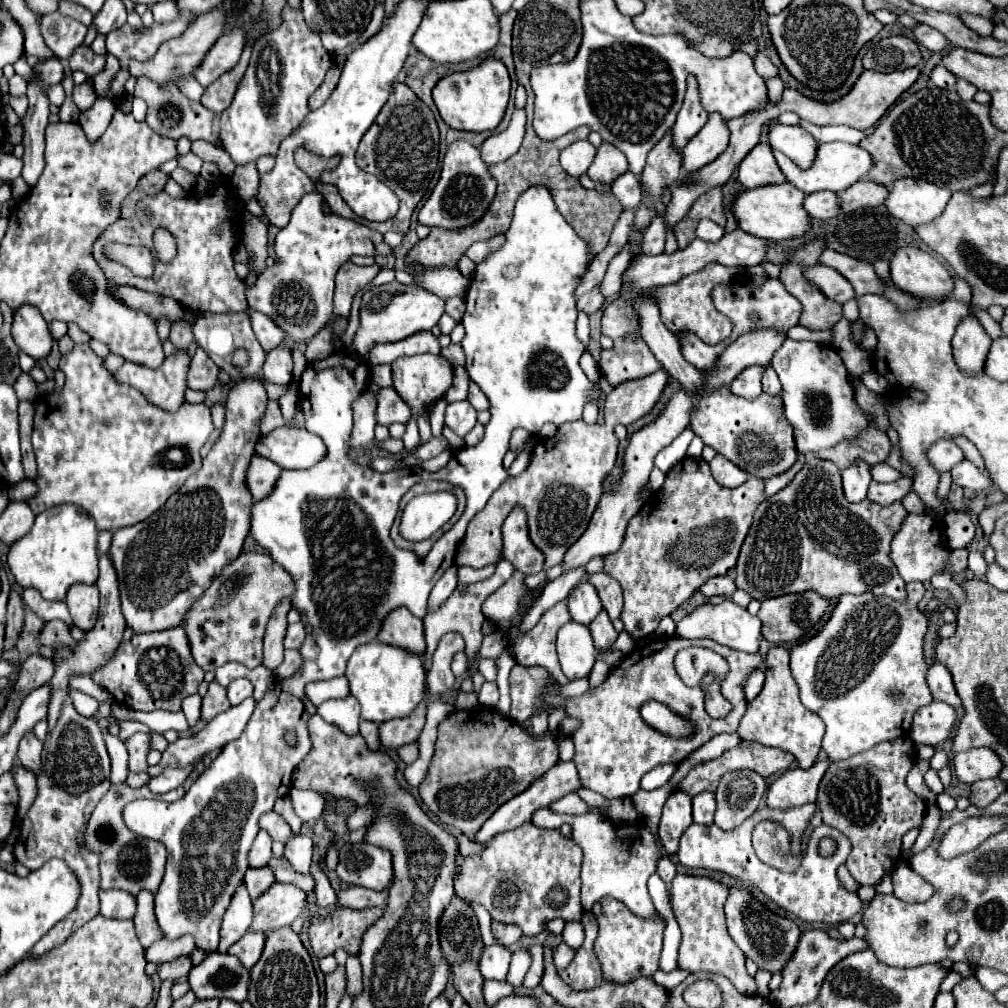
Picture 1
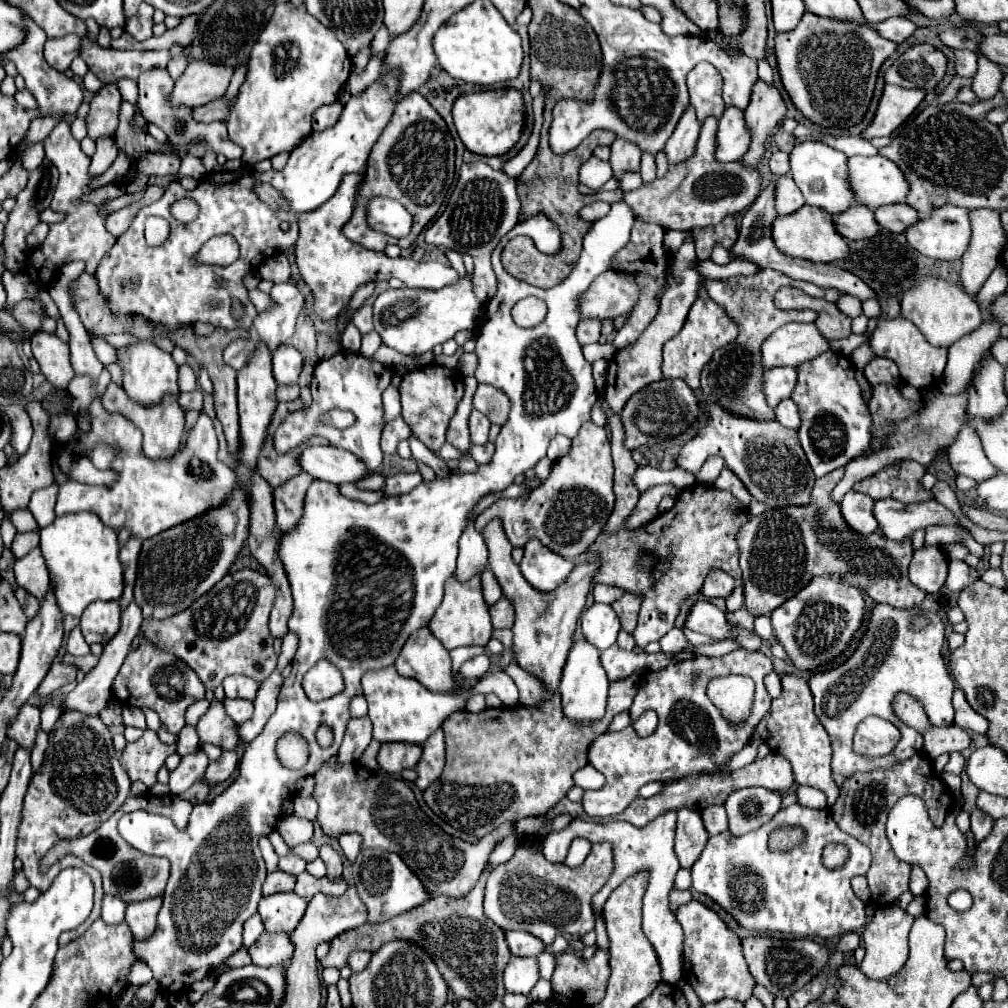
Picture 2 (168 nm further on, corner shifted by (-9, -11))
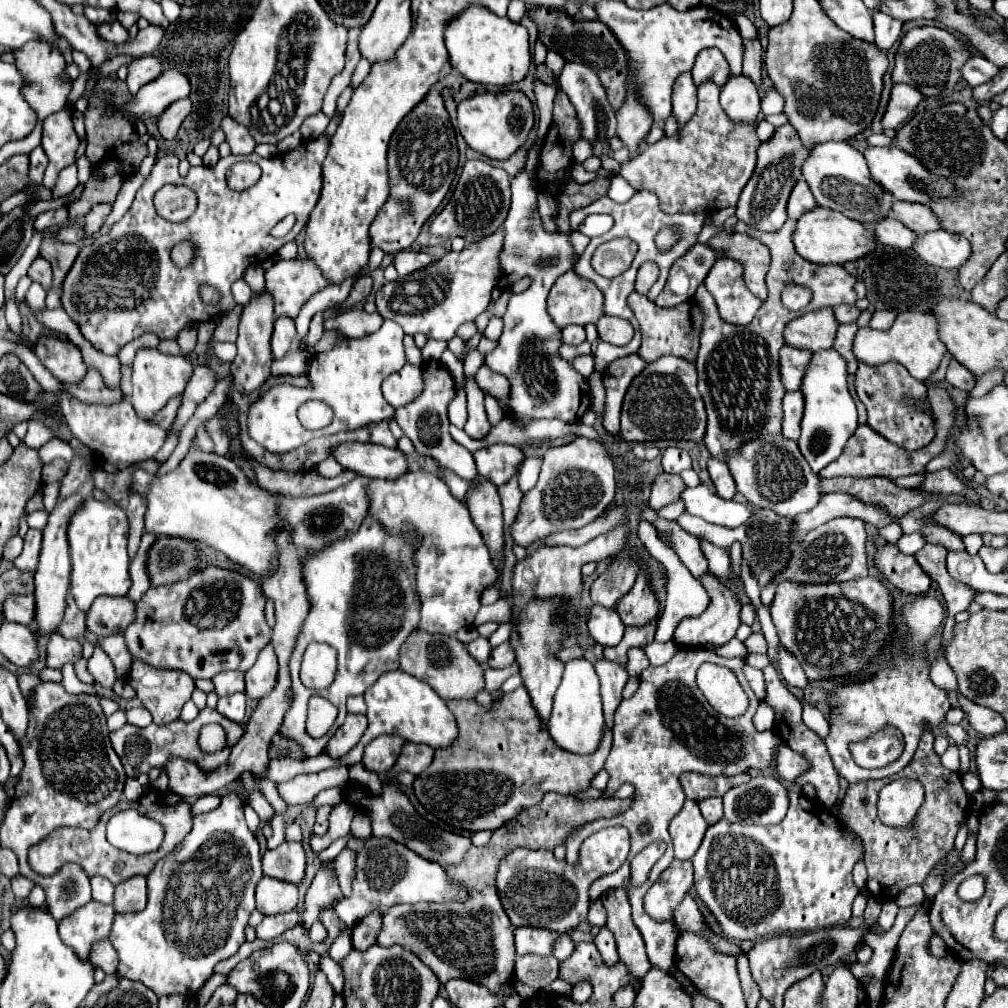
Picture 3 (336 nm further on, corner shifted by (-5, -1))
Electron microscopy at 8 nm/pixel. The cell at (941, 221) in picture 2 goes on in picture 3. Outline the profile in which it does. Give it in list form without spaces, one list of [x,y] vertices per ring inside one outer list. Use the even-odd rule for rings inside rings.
[[[941,229],[927,235],[919,235],[915,243],[915,253],[933,267],[957,271],[969,259],[971,245],[961,235],[953,235]]]

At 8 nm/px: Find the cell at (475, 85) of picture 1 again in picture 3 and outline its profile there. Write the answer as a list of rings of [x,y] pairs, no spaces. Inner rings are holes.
[[[501,91],[501,93],[485,93],[473,95],[459,103],[457,107],[457,123],[467,145],[489,157],[489,159],[509,159],[519,147],[523,147],[533,131],[535,115],[533,105],[521,91]]]

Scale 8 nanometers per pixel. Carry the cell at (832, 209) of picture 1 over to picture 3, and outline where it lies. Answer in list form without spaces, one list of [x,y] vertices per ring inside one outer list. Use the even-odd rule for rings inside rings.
[[[893,217],[879,221],[873,231],[875,231],[875,237],[879,243],[889,245],[889,247],[899,249],[899,251],[913,249],[913,243],[917,239],[917,235],[913,231],[909,231],[901,221],[897,221]]]

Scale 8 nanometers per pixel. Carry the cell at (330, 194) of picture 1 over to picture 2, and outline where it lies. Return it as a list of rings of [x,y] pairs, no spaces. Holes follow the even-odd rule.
[[[407,93],[399,101],[389,125],[385,127],[385,131],[381,133],[381,137],[371,149],[367,169],[365,169],[365,179],[357,189],[357,199],[355,199],[357,205],[353,209],[351,219],[343,225],[343,235],[351,239],[353,243],[359,243],[375,251],[383,251],[389,243],[395,243],[401,249],[411,247],[417,235],[421,233],[421,229],[441,209],[443,199],[453,183],[453,177],[455,177],[455,143],[445,121],[425,101],[423,95]],[[375,195],[385,195],[395,201],[401,201],[401,205],[405,205],[407,211],[413,215],[415,221],[413,221],[411,233],[405,239],[393,239],[389,235],[379,235],[367,227],[365,203]]]

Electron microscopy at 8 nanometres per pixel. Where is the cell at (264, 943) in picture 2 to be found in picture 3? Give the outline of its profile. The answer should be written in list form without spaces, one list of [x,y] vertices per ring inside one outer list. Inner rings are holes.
[[[293,909],[285,915],[269,915],[263,917],[261,925],[257,927],[257,937],[263,941],[273,941],[277,937],[281,937],[287,929],[295,927],[299,923],[299,911]]]

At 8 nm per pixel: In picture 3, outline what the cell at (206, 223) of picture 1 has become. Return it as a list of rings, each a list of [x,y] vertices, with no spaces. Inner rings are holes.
[[[321,135],[273,159],[263,159],[257,153],[247,157],[229,155],[219,159],[215,167],[191,167],[185,177],[177,171],[175,155],[159,157],[137,191],[131,209],[109,233],[81,247],[63,283],[63,309],[77,323],[83,337],[105,355],[117,355],[123,345],[143,333],[155,333],[161,341],[175,339],[185,325],[215,319],[231,311],[235,307],[231,285],[243,277],[243,271],[275,255],[307,225],[309,213],[319,199],[321,163],[327,147],[327,139]],[[239,161],[257,163],[263,175],[251,189],[235,193],[227,187],[225,173]],[[167,183],[185,185],[197,195],[195,213],[181,223],[171,223],[155,213],[153,195]],[[287,215],[295,215],[293,229],[285,237],[271,237],[271,229]],[[183,241],[191,243],[197,253],[187,267],[177,267],[171,261],[171,249]],[[201,285],[211,285],[221,293],[217,305],[209,305],[199,297]]]

